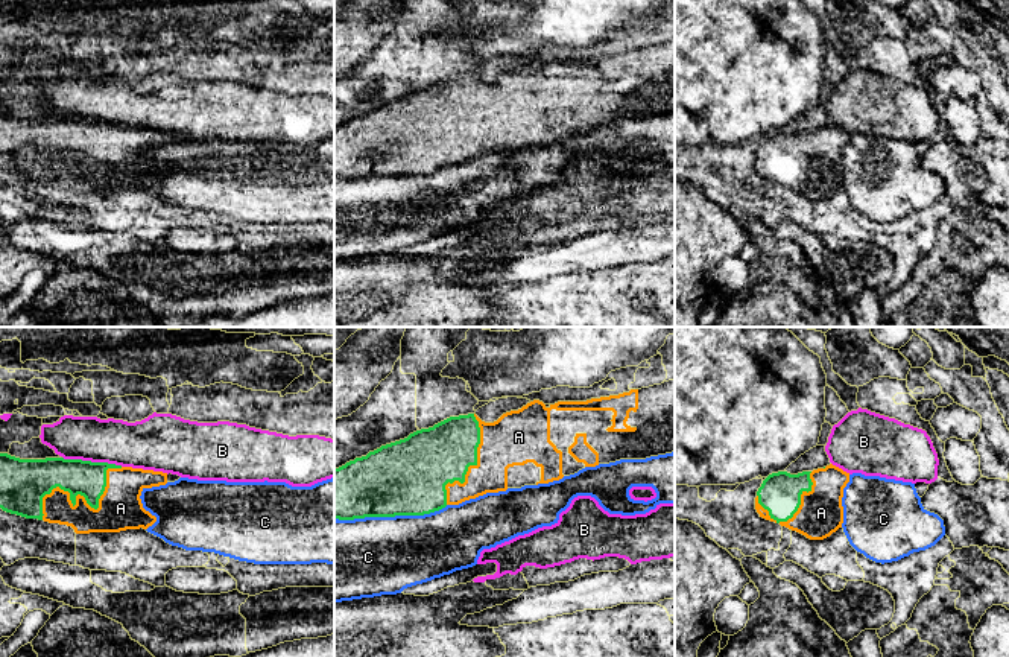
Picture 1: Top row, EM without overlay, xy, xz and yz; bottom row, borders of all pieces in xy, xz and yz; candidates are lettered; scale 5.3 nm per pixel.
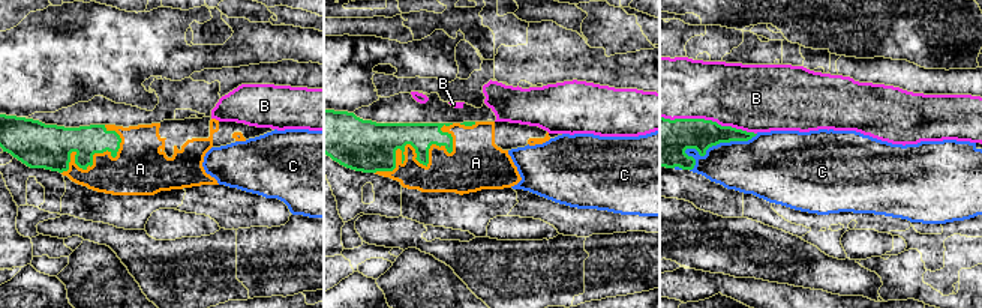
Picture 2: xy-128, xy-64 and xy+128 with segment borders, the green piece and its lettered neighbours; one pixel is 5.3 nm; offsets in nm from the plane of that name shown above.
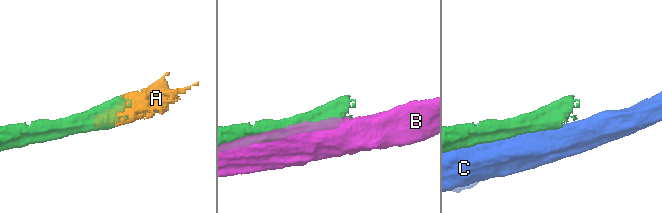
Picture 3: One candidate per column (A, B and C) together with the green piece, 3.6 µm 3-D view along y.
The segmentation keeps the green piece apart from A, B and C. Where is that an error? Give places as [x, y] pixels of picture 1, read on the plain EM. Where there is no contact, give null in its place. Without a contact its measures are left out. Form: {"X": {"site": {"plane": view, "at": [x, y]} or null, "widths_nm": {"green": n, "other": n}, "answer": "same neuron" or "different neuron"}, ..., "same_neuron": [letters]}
{"A": {"site": {"plane": "xy", "at": [81, 154]}, "widths_nm": {"green": 200, "other": 240}, "answer": "same neuron"}, "B": {"site": {"plane": "xy", "at": [93, 122]}, "widths_nm": {"green": 190, "other": 240}, "answer": "different neuron"}, "C": {"site": {"plane": "xz", "at": [391, 175]}, "widths_nm": {"green": 400, "other": 420}, "answer": "different neuron"}, "same_neuron": ["A"]}

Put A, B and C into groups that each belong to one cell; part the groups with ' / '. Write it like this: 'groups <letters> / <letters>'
groups A / B / C

